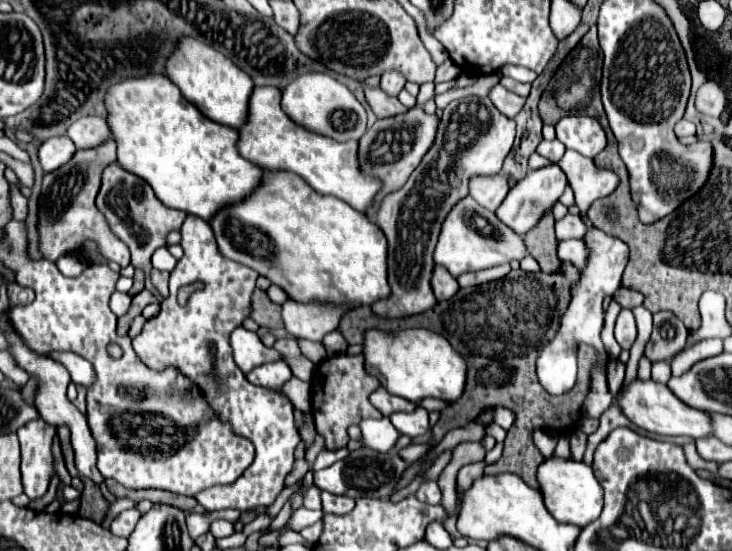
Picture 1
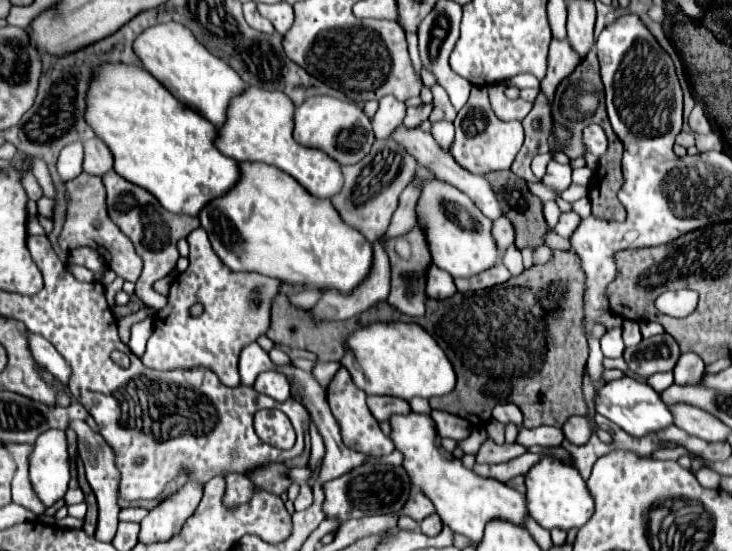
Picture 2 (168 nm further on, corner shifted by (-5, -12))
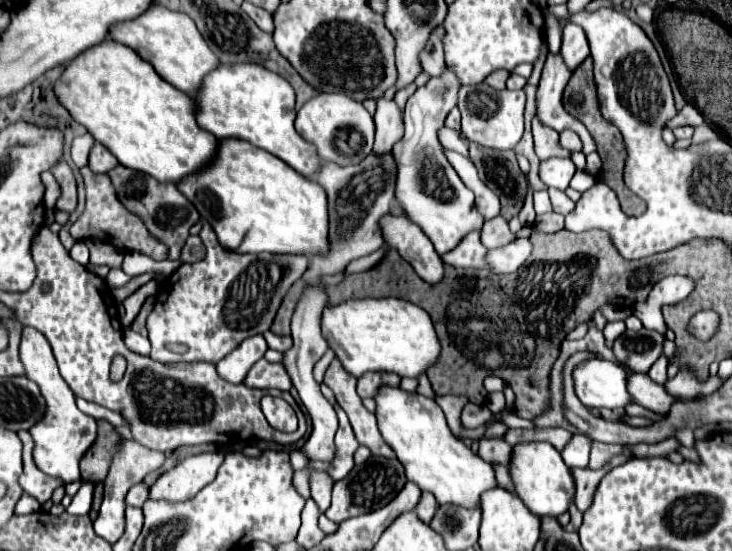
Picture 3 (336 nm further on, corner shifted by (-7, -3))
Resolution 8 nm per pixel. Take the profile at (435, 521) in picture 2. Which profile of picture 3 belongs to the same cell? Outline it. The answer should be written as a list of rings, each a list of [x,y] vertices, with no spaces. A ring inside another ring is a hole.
[[[423,491],[423,493],[421,493],[421,501],[419,501],[417,507],[415,507],[415,513],[419,515],[419,519],[421,519],[423,523],[429,523],[429,519],[433,517],[433,511],[435,511],[435,509],[437,509],[435,497],[433,497],[431,493]]]

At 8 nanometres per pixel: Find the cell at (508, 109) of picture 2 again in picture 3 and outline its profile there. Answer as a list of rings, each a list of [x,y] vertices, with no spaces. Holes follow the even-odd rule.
[[[501,69],[501,71],[493,71],[491,75],[485,77],[485,83],[491,85],[493,89],[505,89],[505,81],[507,81],[507,77],[509,77],[509,71],[505,71],[505,69]]]

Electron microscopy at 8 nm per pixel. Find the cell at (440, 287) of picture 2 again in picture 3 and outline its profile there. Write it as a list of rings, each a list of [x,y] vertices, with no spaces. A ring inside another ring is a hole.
[[[389,213],[381,217],[379,229],[389,249],[395,249],[407,263],[411,263],[421,279],[427,283],[437,283],[441,279],[443,261],[421,227],[407,217],[395,217]]]

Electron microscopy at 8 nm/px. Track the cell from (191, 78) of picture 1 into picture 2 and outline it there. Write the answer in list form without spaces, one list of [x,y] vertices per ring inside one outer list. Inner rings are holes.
[[[167,22],[147,28],[135,40],[135,54],[139,60],[143,60],[143,68],[153,74],[179,102],[199,112],[217,128],[225,124],[231,100],[245,92],[245,84],[237,72],[217,56],[211,56],[211,52],[207,52],[207,48],[195,40],[191,30],[181,24]]]

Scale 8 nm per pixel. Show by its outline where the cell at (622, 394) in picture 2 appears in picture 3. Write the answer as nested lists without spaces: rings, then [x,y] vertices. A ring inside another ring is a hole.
[[[601,357],[583,361],[573,369],[575,395],[587,407],[625,409],[631,403],[625,377],[625,367],[615,361],[605,361]]]

